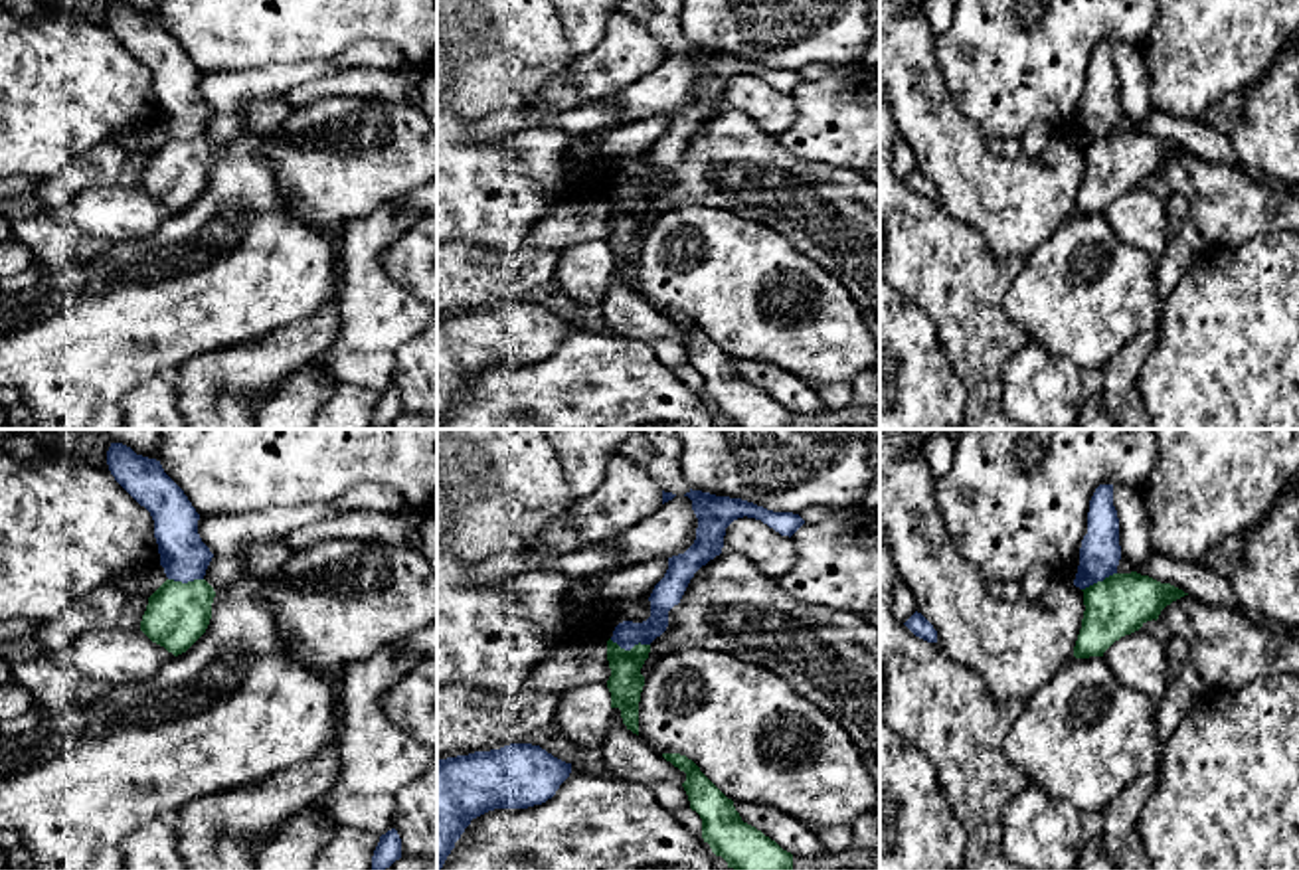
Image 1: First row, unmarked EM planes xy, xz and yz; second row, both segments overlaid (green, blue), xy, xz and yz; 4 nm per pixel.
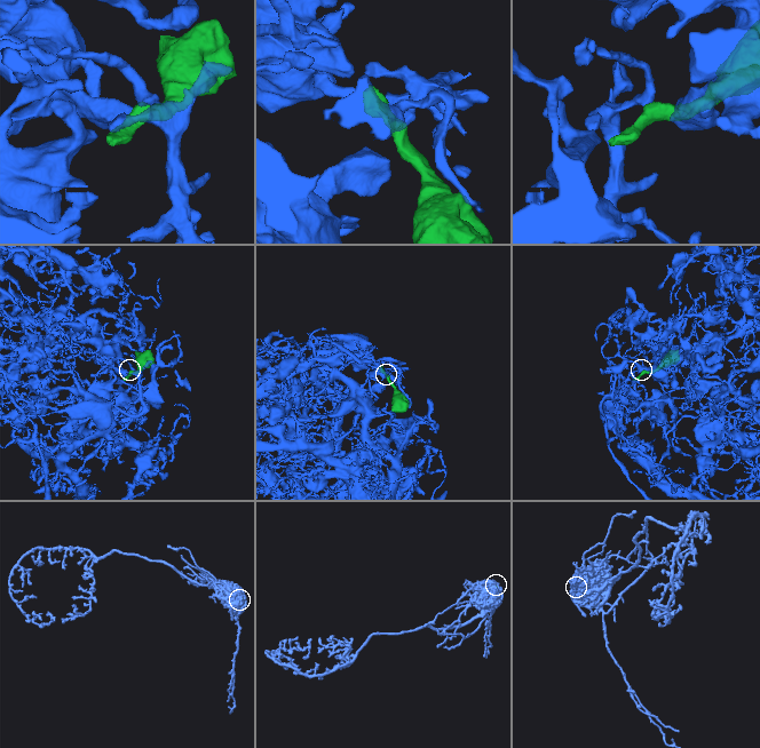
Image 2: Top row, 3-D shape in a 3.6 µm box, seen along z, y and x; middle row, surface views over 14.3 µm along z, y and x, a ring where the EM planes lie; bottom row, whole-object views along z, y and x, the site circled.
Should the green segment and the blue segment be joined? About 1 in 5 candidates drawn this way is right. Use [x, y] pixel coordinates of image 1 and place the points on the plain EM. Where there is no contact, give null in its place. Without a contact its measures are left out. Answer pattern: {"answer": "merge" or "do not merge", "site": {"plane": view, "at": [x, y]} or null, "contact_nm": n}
{"answer": "do not merge", "site": {"plane": "xz", "at": [631, 206]}, "contact_nm": 170}

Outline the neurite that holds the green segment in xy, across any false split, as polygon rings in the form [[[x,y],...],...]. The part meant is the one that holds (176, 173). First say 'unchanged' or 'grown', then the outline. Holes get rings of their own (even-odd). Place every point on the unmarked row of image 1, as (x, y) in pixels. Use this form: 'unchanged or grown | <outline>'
unchanged | [[[166,136],[150,154],[140,188],[174,214],[186,210],[208,186],[216,148],[206,136]]]

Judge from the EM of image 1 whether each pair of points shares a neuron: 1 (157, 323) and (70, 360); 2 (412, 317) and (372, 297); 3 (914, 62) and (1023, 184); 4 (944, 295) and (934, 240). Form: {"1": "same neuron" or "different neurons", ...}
{"1": "same neuron", "2": "same neuron", "3": "same neuron", "4": "same neuron"}

